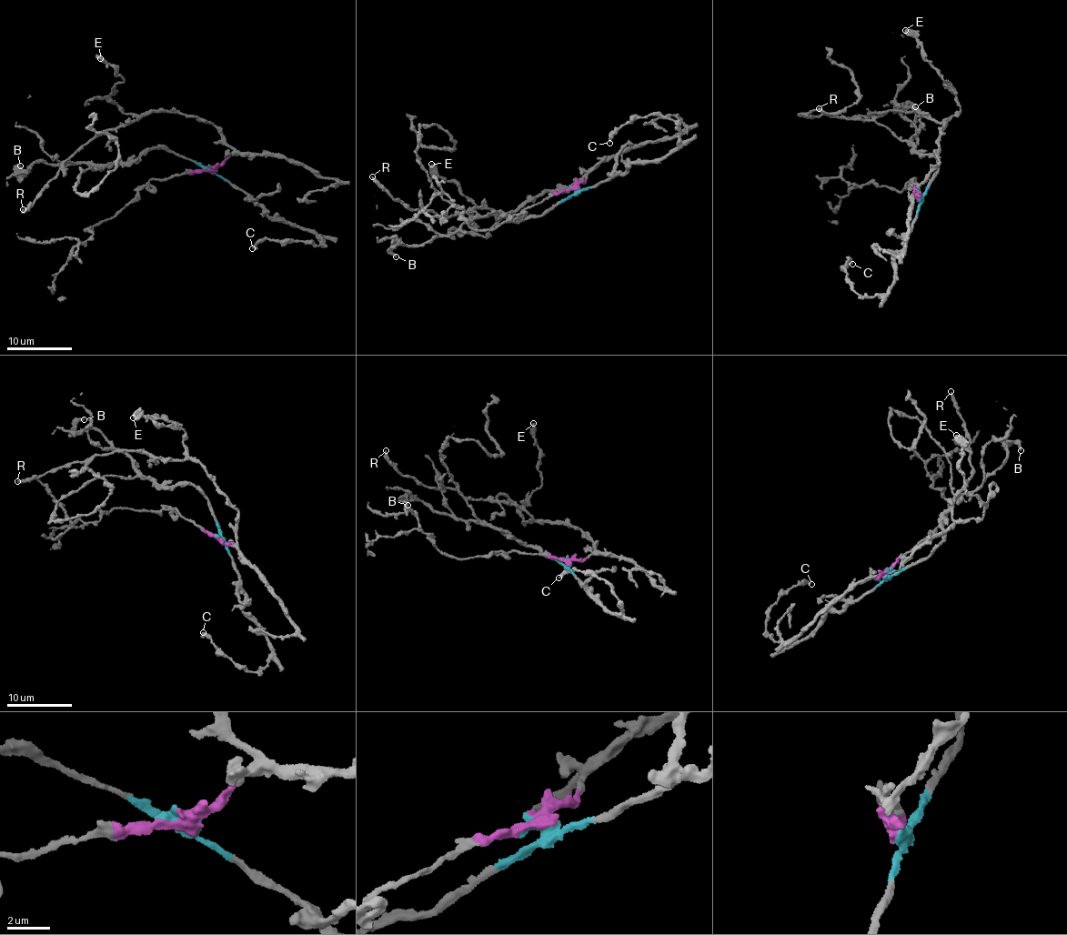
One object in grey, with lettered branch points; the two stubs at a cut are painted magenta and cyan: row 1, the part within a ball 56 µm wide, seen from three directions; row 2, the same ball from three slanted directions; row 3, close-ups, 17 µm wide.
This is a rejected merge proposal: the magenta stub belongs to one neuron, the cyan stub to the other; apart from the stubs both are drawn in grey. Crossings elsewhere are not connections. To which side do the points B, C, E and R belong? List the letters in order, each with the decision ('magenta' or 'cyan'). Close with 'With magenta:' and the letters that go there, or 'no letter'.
B: cyan
C: cyan
E: magenta
R: magenta
With magenta: E, R

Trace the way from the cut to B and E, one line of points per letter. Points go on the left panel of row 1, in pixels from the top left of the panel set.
B: (210, 169), (166, 148), (142, 150), (135, 159), (105, 164), (45, 161), (25, 169), (20, 165)
E: (210, 169), (231, 151), (220, 132), (210, 123), (178, 113), (123, 112), (110, 91), (123, 78), (100, 58)

